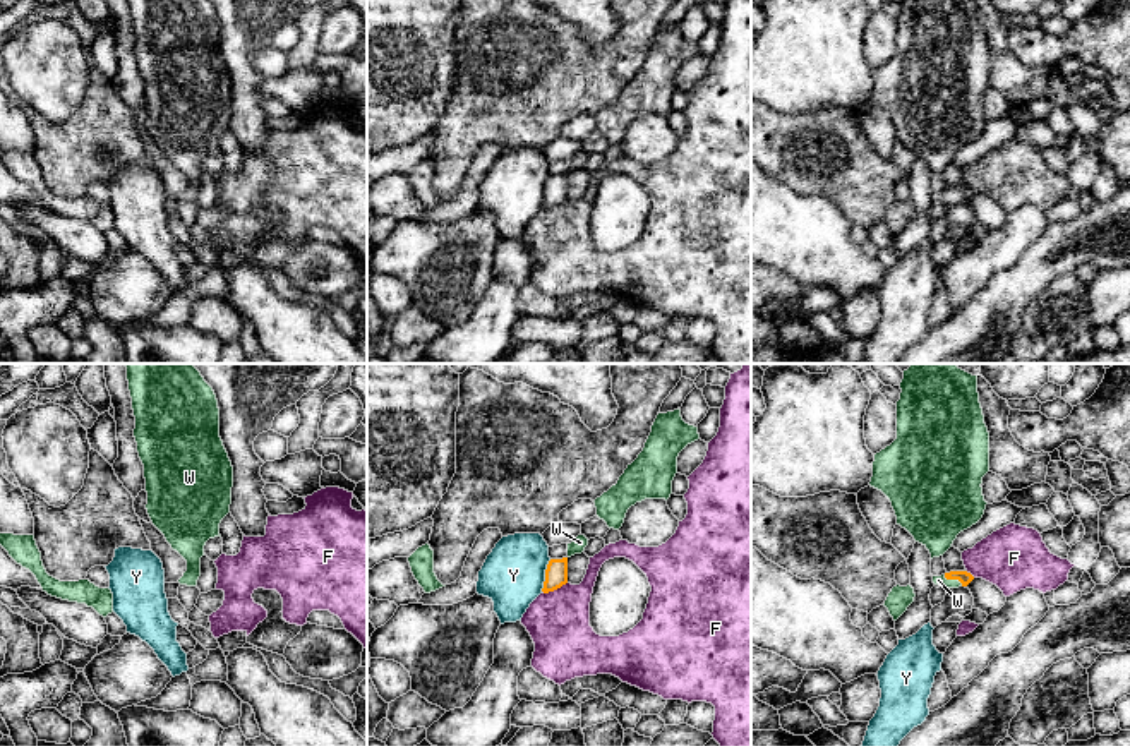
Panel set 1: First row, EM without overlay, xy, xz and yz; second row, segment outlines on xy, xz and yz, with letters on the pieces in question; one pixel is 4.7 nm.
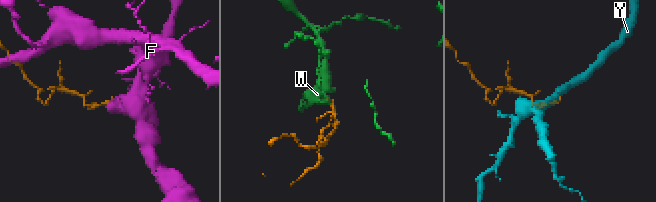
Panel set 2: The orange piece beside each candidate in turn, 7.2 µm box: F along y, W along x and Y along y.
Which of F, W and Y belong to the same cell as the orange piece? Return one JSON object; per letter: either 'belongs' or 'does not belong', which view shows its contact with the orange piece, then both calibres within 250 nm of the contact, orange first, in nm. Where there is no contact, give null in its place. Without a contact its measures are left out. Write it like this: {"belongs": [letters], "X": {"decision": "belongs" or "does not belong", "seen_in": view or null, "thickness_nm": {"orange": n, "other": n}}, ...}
{"belongs": ["W"], "F": {"decision": "does not belong", "seen_in": "xz", "thickness_nm": {"orange": 110, "other": 280}}, "W": {"decision": "belongs", "seen_in": "yz", "thickness_nm": {"orange": 60, "other": 50}}, "Y": {"decision": "does not belong", "seen_in": "xz", "thickness_nm": {"orange": 110, "other": 300}}}

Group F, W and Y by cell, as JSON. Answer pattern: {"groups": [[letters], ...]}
{"groups": [["F"], ["W"], ["Y"]]}

